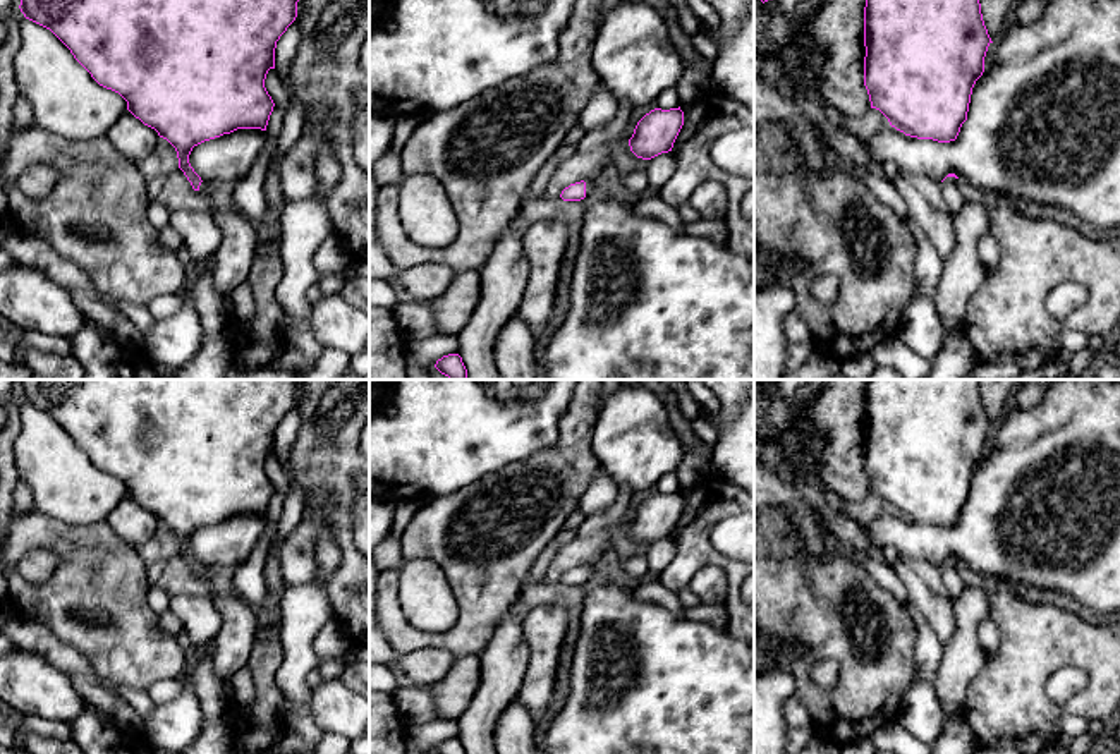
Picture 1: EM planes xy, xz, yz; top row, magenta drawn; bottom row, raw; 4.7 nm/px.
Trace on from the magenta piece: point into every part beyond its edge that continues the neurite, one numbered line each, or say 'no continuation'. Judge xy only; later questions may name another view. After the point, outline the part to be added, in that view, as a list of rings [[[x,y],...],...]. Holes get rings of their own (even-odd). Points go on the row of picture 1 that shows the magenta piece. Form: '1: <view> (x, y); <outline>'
1: xy (232, 260); [[[203,180],[199,191],[213,204],[210,213],[222,230],[222,244],[213,254],[210,271],[211,285],[220,295],[227,295],[247,280],[259,242],[256,227],[253,218],[235,210],[216,187]]]

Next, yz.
1: yz (949, 186); [[[947,177],[943,182],[940,182],[943,199],[947,201],[947,213],[953,216],[959,213],[964,206],[964,198],[957,191],[957,179],[955,177]]]

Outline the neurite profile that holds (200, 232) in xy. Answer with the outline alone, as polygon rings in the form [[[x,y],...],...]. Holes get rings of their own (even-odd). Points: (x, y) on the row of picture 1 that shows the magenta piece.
[[[179,210],[170,213],[168,223],[180,235],[191,258],[213,256],[222,244],[222,230],[208,211]]]

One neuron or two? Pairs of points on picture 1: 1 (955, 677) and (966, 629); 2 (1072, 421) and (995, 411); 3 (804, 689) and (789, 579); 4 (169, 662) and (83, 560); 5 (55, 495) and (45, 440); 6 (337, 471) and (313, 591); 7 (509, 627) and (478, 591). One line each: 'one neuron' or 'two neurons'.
1: one neuron
2: two neurons
3: one neuron
4: one neuron
5: one neuron
6: two neurons
7: two neurons

